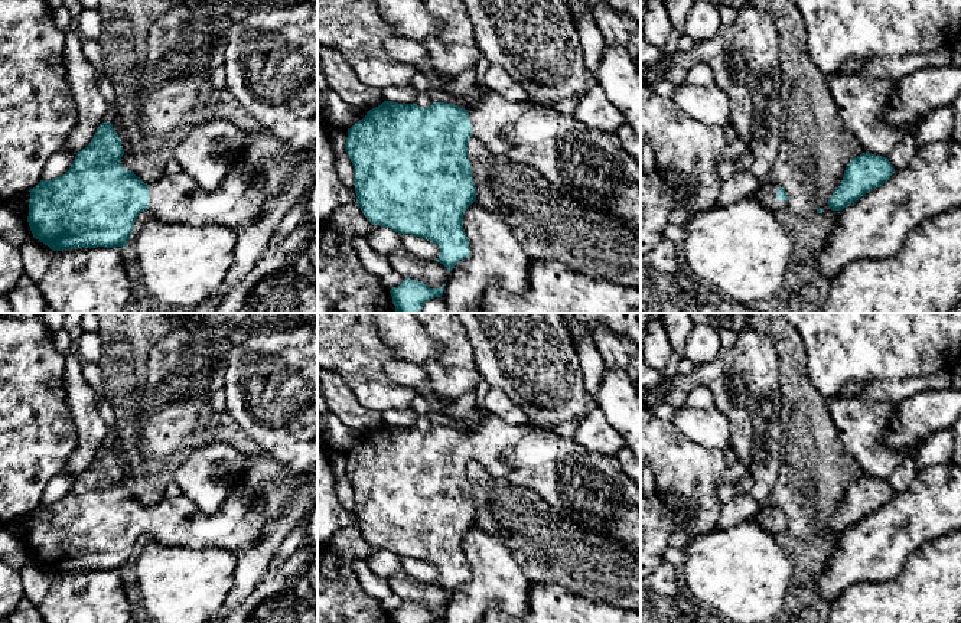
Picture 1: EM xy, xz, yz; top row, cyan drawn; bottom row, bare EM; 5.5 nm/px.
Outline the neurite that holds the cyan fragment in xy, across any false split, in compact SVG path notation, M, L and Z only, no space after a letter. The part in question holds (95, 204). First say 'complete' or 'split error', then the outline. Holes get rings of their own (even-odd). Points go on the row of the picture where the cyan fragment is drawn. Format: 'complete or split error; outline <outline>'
split error; outline M102 123L91 143L76 153L69 170L52 180L40 180L30 189L27 222L33 238L48 245L52 251L72 248L117 248L127 247L140 212L149 211L152 216L166 222L189 225L222 225L240 228L260 218L268 199L280 192L290 169L299 159L316 150L289 150L268 130L247 134L244 153L224 177L221 185L205 192L189 174L177 173L146 185L133 170L121 166L124 149L111 125Z

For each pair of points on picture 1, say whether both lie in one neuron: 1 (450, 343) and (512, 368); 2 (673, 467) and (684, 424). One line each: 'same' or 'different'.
1: different
2: different

